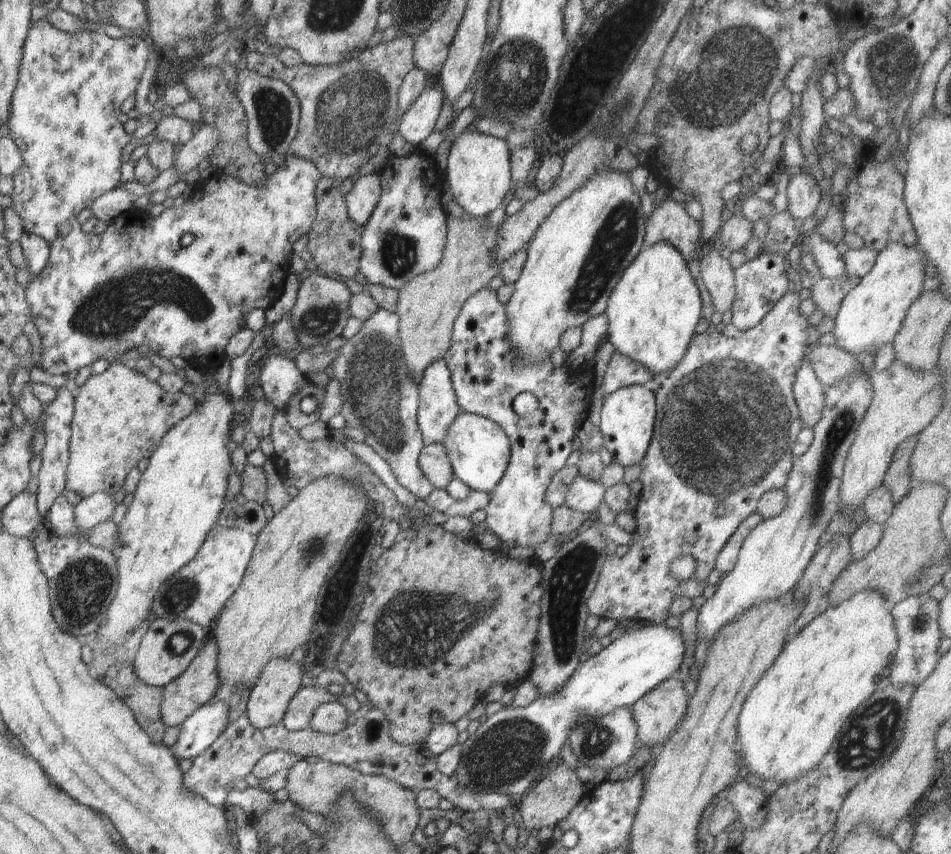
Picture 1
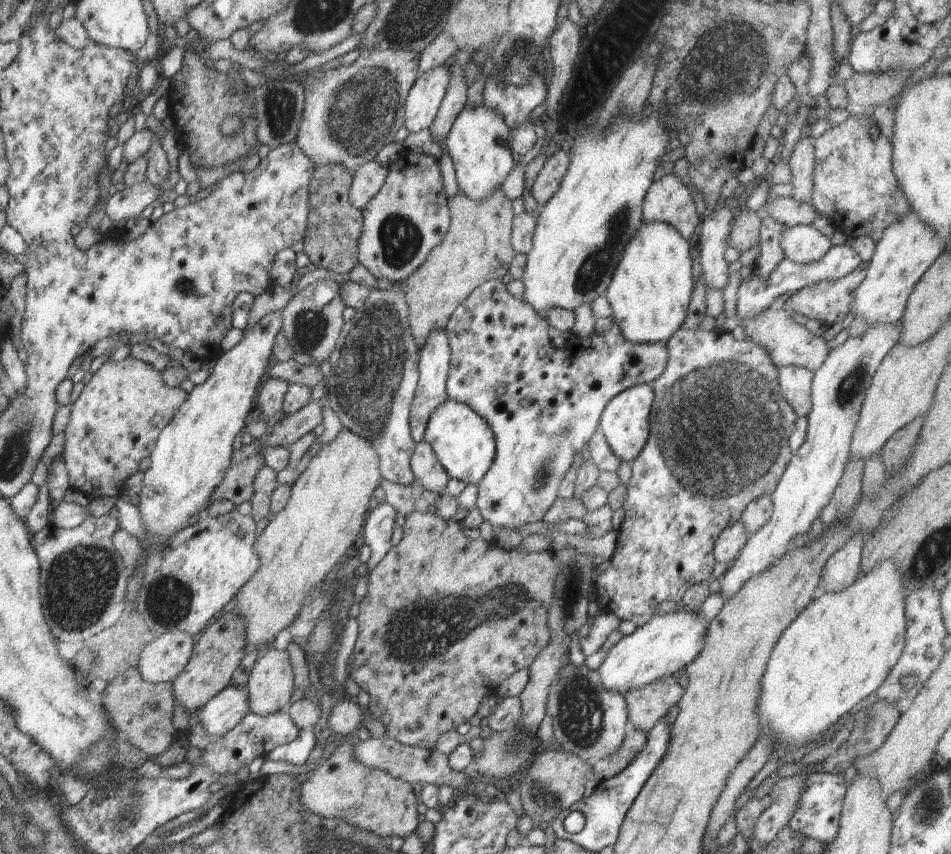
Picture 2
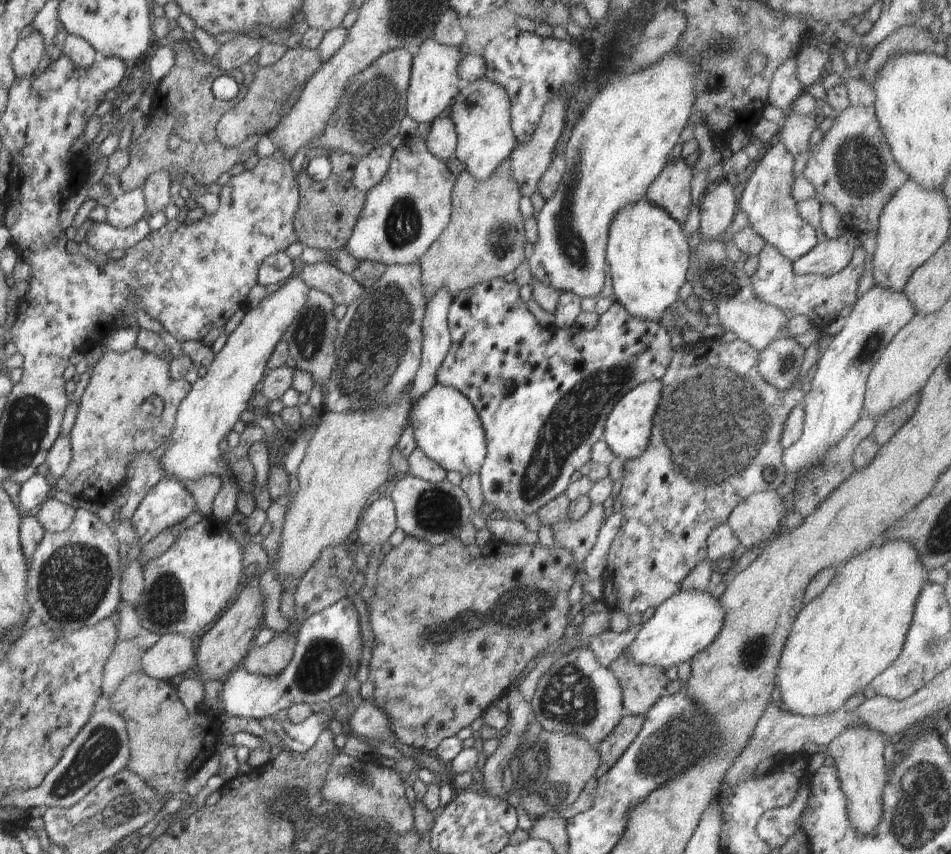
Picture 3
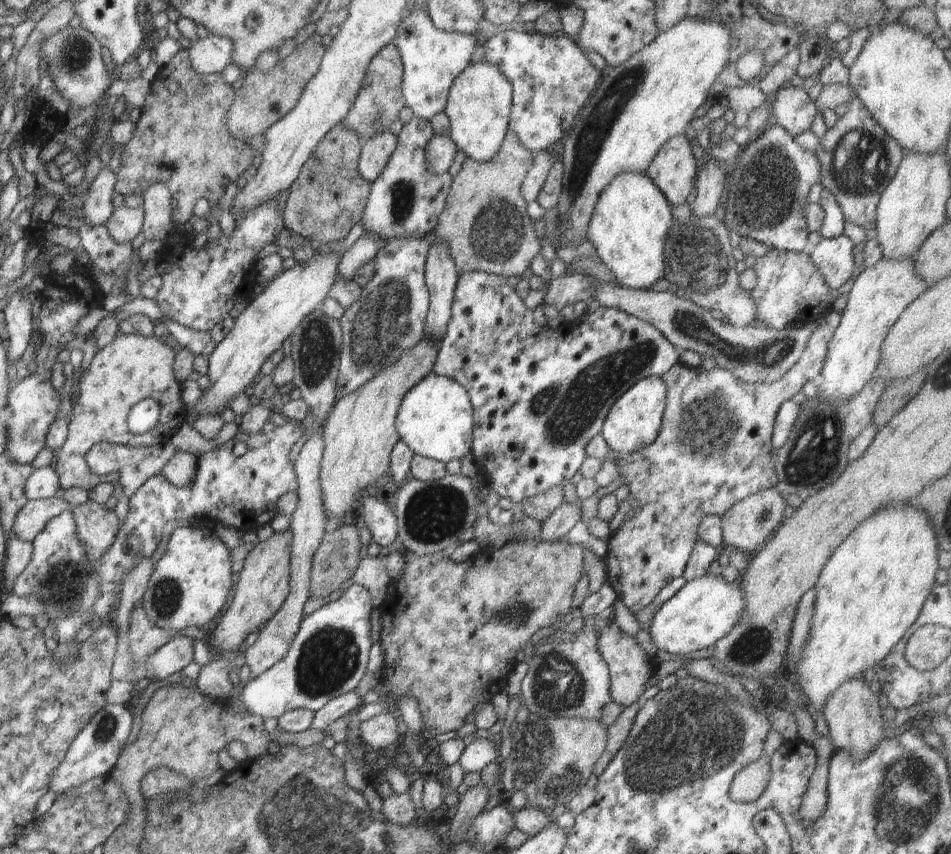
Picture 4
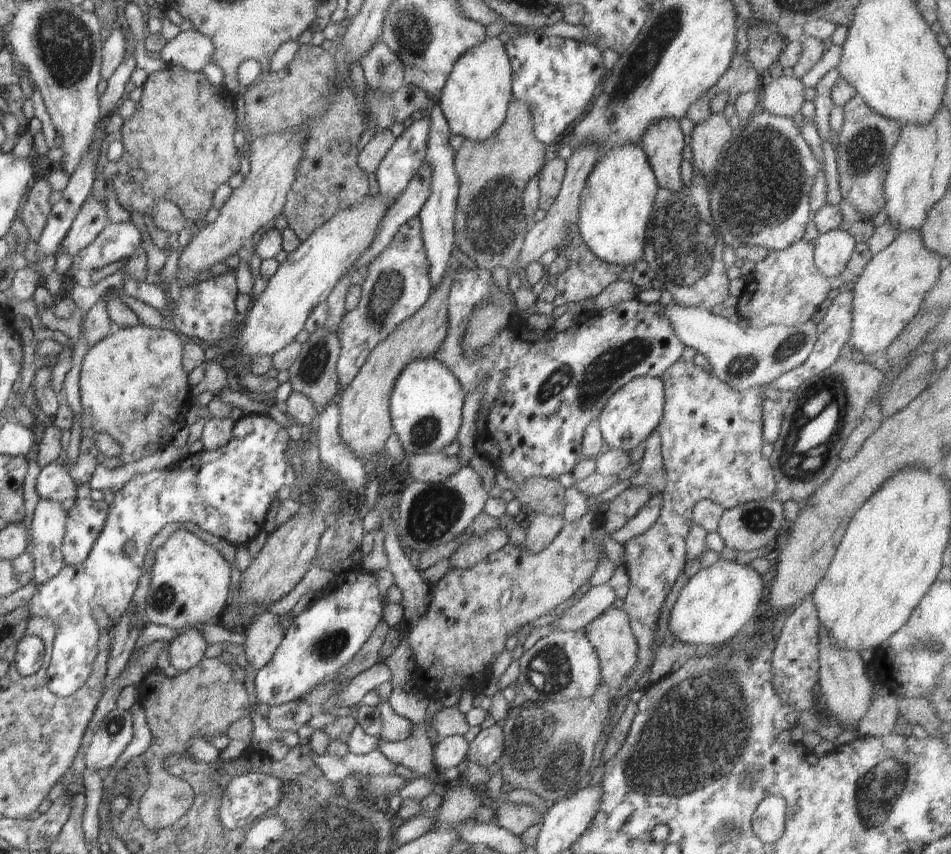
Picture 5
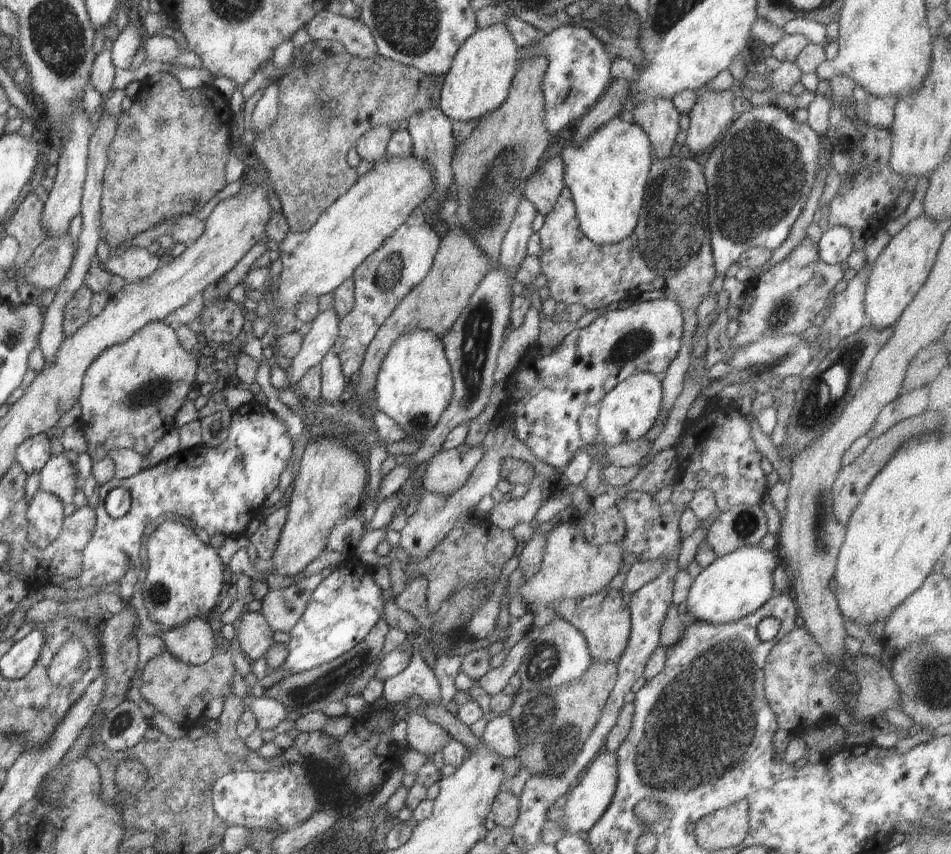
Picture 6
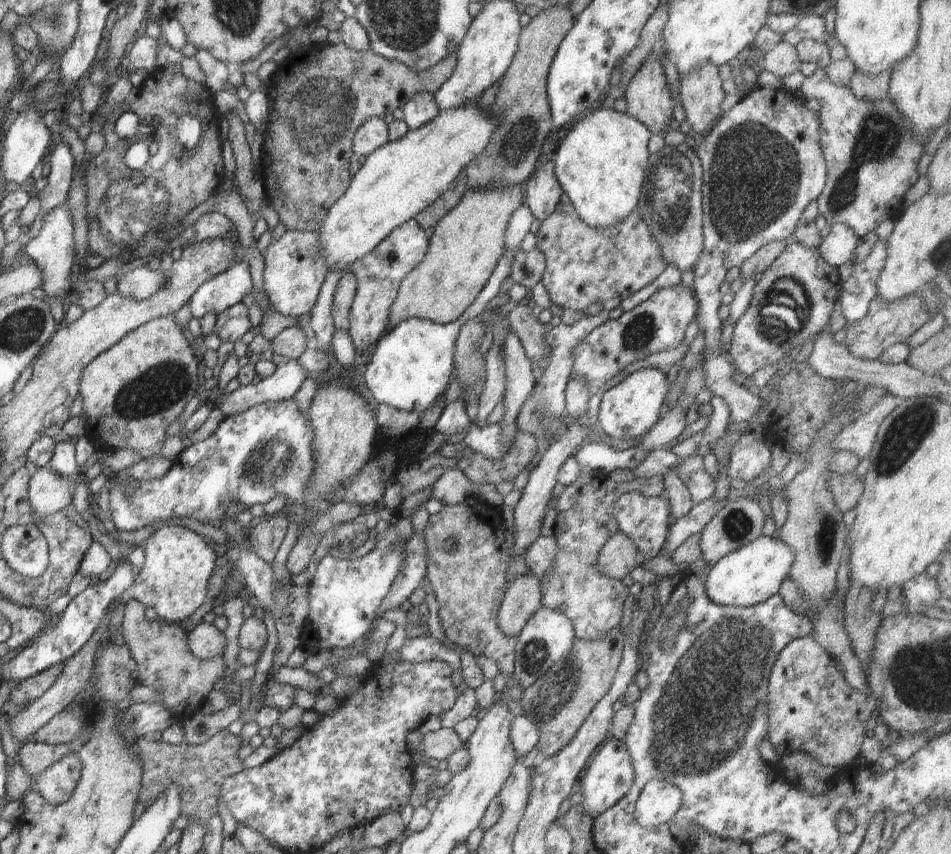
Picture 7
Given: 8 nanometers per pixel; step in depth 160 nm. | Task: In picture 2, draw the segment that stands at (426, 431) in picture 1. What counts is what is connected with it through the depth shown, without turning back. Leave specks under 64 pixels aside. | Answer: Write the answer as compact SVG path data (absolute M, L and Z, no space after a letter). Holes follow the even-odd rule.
M444 329L432 331L426 337L423 347L419 350L419 379L410 405L409 427L415 444L424 441L423 434L428 424L429 416L440 406L440 403L448 399L446 389L450 361L451 348L447 332Z

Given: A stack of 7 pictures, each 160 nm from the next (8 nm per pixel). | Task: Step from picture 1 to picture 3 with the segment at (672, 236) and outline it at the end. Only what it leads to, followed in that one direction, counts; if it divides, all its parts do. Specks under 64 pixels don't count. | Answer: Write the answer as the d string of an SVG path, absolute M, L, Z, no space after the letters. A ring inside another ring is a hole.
M682 156L665 164L662 172L648 187L646 198L660 205L680 226L684 225L690 214L690 180L693 167Z

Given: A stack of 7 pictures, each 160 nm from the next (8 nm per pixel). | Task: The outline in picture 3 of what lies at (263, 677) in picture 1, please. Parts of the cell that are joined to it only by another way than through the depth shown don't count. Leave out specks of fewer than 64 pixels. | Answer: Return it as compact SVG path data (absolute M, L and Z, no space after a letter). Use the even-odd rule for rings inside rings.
M276 633L267 644L250 650L242 660L242 666L249 673L276 676L293 657L296 643L294 633Z

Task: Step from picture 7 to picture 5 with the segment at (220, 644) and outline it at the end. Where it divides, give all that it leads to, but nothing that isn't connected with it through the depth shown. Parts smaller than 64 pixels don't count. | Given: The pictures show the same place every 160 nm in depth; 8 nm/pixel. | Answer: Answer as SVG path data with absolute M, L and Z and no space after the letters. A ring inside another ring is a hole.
M190 626L168 642L170 664L179 672L194 668L205 656L210 646L202 636L200 626Z

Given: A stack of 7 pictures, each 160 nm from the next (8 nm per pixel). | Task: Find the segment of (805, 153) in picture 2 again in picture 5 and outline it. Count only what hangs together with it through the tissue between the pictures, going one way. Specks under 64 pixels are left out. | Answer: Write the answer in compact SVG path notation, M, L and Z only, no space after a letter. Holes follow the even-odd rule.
M782 75L775 79L764 79L758 94L764 110L781 117L792 117L804 104L805 86L796 76Z

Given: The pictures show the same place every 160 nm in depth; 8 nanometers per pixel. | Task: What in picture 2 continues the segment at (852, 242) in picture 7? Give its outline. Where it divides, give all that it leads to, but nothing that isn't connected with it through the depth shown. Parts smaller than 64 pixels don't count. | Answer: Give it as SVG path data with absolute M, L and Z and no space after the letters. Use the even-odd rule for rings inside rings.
M847 243L830 247L829 251L825 252L819 261L810 264L795 263L784 258L769 277L760 277L756 274L751 280L742 281L737 291L736 314L738 314L738 317L752 318L772 305L781 303L788 294L809 288L814 283L821 283L823 280L833 281L849 275L860 266L862 261L860 255Z

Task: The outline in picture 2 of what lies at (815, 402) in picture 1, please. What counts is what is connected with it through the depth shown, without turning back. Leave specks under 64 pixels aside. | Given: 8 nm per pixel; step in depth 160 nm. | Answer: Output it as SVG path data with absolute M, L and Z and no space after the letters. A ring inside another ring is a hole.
M786 365L777 368L776 381L780 385L781 395L798 417L806 417L810 412L812 379L813 373L802 367Z

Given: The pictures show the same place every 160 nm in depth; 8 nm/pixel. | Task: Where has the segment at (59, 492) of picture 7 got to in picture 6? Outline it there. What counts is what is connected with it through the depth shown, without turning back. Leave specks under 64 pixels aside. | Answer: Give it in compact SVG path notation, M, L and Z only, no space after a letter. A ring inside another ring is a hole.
M38 489L27 504L27 540L30 547L45 549L60 534L65 516L64 503L45 490Z

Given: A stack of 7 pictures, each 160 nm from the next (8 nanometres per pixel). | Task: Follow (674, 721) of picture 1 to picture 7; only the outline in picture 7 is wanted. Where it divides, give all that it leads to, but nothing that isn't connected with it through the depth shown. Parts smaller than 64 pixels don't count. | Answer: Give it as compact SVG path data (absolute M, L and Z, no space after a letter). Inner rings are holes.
M584 466L577 479L557 496L557 521L553 532L557 542L556 556L549 571L539 578L541 604L568 617L575 636L582 640L594 640L613 628L620 628L622 605L629 596L628 587L621 580L604 576L596 566L602 547L619 530L615 517L616 499L629 492L647 497L664 496L663 477L636 477L632 481L615 482L609 474Z

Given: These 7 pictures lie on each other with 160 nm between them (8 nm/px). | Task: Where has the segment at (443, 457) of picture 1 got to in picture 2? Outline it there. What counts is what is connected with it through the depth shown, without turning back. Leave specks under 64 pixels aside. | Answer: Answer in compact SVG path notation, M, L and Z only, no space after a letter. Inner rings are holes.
M426 441L415 444L411 456L410 470L419 484L428 492L444 493L451 479L448 471L438 462L433 448Z

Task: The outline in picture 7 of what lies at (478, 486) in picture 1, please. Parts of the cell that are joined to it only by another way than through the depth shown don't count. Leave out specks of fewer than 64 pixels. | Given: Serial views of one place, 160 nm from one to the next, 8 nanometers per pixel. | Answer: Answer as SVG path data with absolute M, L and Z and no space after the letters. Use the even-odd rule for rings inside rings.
M505 249L476 300L455 321L440 324L414 317L380 335L364 358L366 384L379 404L386 403L406 412L416 411L421 416L423 410L443 397L454 376L458 333L466 321L481 317L488 303L500 292L502 283L511 274L515 253Z

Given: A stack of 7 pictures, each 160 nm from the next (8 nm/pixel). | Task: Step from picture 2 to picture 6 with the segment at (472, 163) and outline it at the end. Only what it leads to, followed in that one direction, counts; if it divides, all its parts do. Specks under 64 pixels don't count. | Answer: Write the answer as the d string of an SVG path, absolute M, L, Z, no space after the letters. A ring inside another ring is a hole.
M503 22L492 24L489 27L476 27L476 32L473 32L472 36L469 36L460 45L460 50L455 54L451 67L444 74L439 109L448 118L458 120L458 122L479 121L485 114L496 110L506 100L520 57L520 48Z

